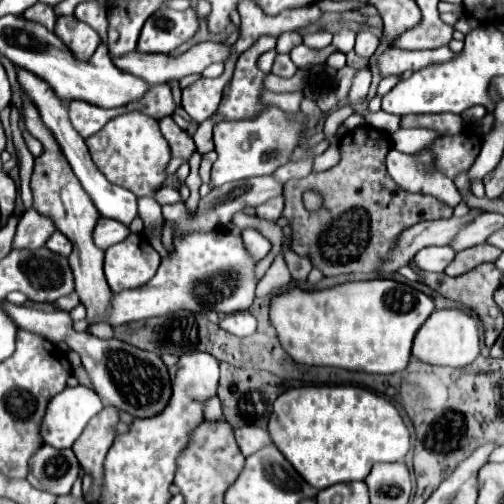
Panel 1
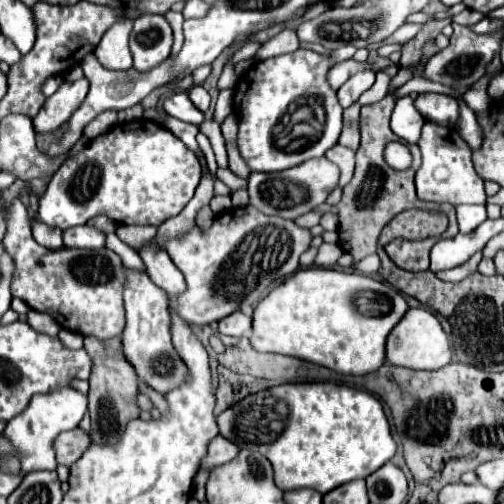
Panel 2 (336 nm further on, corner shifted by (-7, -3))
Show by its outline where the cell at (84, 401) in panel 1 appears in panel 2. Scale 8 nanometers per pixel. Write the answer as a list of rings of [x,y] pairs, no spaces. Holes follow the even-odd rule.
[[[61,388],[55,392],[33,396],[29,406],[11,422],[7,422],[7,428],[3,432],[22,454],[21,470],[26,473],[33,470],[55,470],[57,460],[55,460],[53,440],[59,436],[59,432],[77,428],[85,412],[87,412],[87,396],[83,396],[73,388]]]

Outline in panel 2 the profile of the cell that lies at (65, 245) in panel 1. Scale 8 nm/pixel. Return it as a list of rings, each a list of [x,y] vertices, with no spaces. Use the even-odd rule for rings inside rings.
[[[33,218],[31,222],[31,232],[37,244],[45,246],[45,248],[61,248],[63,246],[63,238],[61,238],[61,230],[59,228],[51,228],[43,222],[39,222],[37,218]]]

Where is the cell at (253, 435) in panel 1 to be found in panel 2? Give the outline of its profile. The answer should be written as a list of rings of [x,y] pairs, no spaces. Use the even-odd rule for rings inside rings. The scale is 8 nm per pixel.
[[[215,436],[211,440],[211,444],[207,446],[207,456],[203,458],[203,464],[199,466],[199,470],[203,470],[203,468],[213,470],[215,466],[231,462],[237,454],[239,454],[239,448],[233,442],[225,440],[223,436]]]

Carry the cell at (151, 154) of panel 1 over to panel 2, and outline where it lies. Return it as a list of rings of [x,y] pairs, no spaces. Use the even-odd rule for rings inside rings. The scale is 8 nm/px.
[[[147,118],[123,122],[93,138],[79,156],[63,162],[39,196],[37,218],[61,230],[99,214],[119,224],[159,226],[187,206],[199,180],[201,164],[179,138]]]

